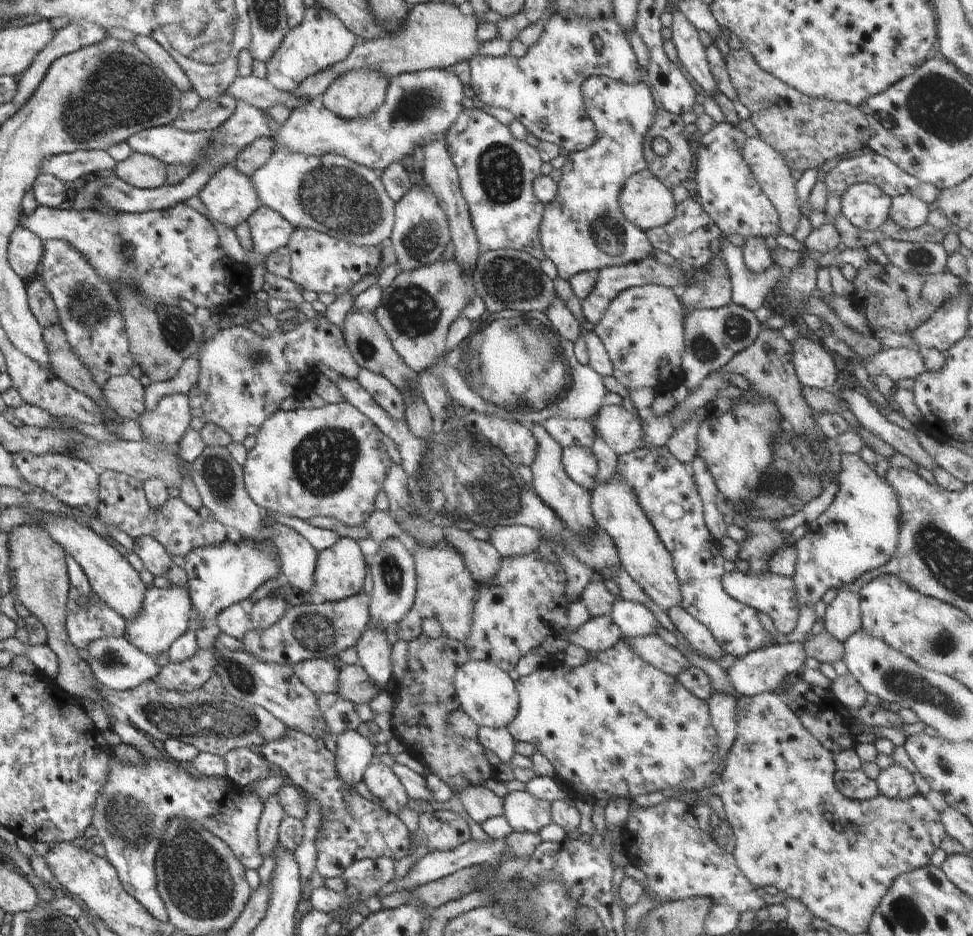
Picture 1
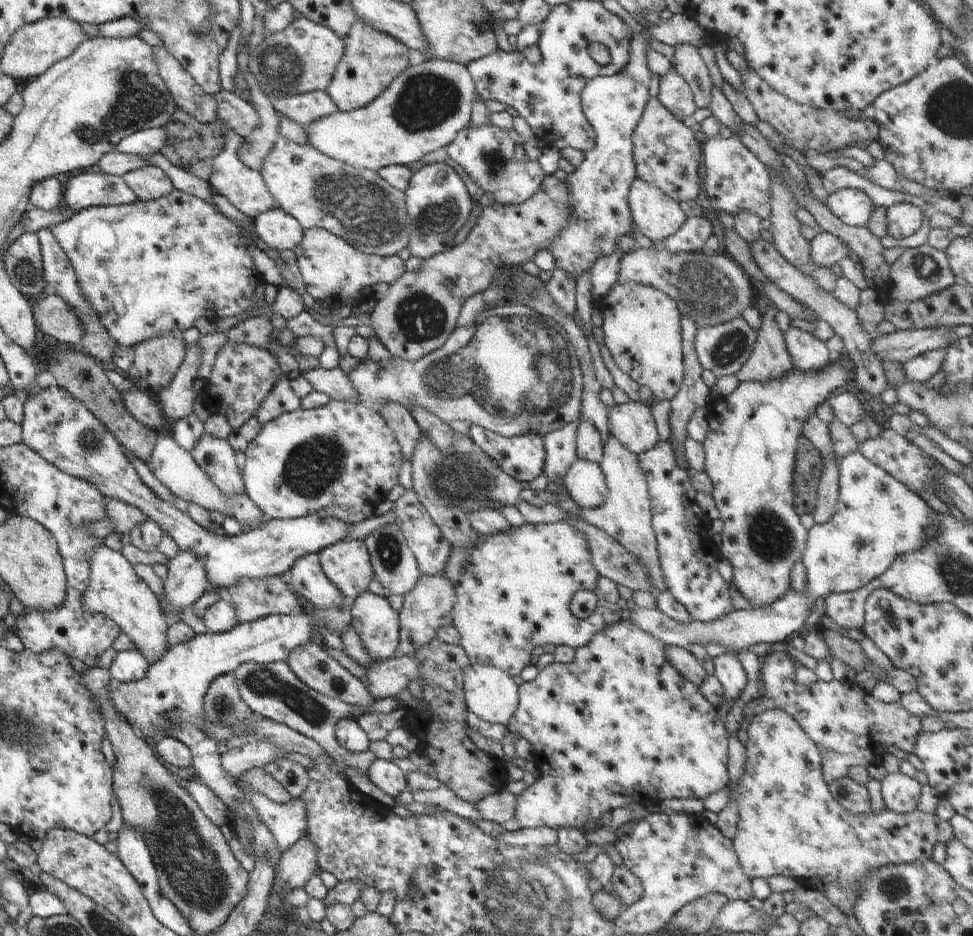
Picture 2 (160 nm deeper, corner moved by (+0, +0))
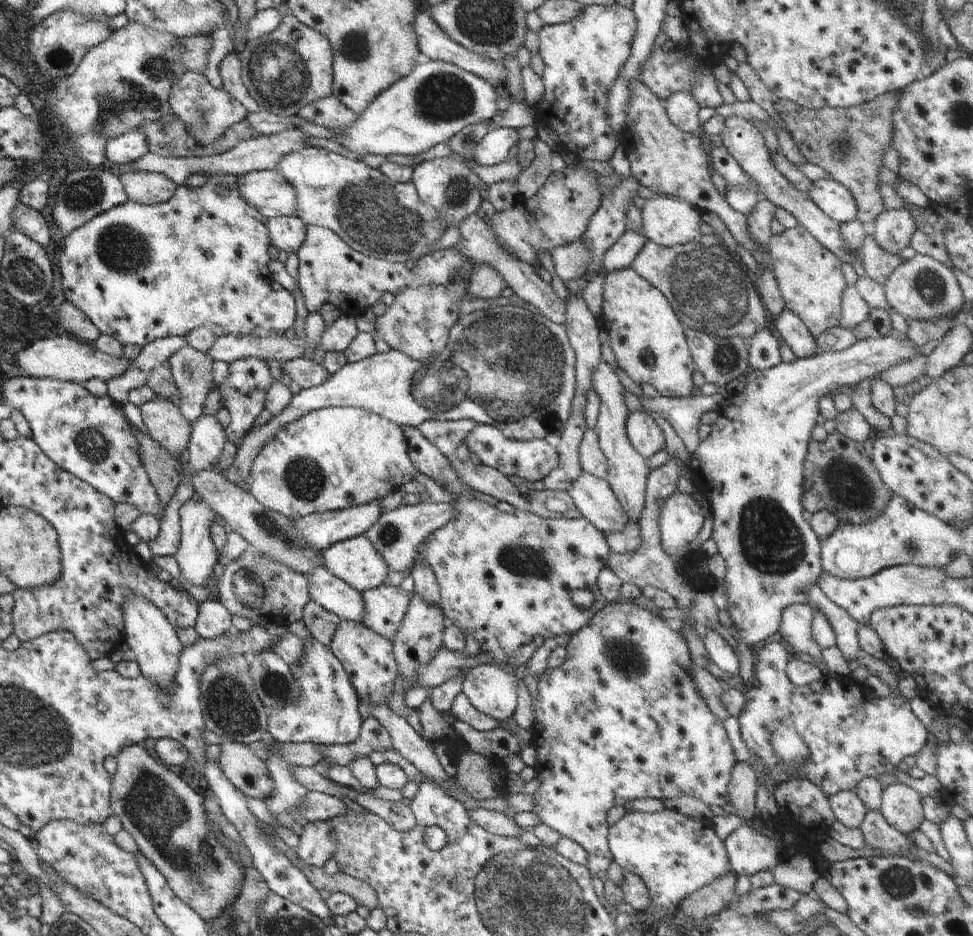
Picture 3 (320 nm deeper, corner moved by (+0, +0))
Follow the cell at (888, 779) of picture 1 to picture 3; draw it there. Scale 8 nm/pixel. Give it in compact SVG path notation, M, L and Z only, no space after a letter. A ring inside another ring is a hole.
M894 783L883 788L880 812L886 822L903 834L914 833L925 820L923 797L903 783Z

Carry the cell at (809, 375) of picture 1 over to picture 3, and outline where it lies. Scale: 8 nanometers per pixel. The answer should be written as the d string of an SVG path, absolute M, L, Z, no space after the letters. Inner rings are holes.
M784 309L778 318L771 320L771 327L780 333L780 339L792 350L797 359L818 355L816 338L790 310Z

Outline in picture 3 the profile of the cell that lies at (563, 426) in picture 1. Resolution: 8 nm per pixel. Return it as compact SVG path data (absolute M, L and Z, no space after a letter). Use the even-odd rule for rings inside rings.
M587 428L579 445L580 465L583 471L598 476L606 481L608 474L607 460L599 446L595 428Z

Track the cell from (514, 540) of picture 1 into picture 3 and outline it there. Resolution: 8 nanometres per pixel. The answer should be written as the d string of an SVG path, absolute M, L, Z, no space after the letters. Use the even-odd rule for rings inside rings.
M427 500L425 503L413 506L400 505L392 512L383 513L363 536L368 538L370 544L374 546L374 550L386 562L389 571L401 573L402 576L407 577L411 574L417 560L420 544L437 529L446 526L452 520L454 520L453 503L433 503Z

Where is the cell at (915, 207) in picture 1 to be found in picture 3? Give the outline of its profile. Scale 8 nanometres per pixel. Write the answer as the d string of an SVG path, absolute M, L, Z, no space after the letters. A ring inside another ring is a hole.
M906 208L887 209L876 218L870 228L876 244L894 255L900 255L903 248L910 247L916 230L915 220Z

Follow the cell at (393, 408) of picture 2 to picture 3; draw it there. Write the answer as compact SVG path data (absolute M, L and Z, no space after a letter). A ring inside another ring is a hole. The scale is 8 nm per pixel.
M400 426L400 430L402 430L404 437L406 438L409 460L412 462L414 469L428 476L428 478L432 479L435 483L444 488L444 490L448 490L448 492L454 496L454 520L452 520L452 522L448 522L446 526L442 526L442 528L437 529L429 536L428 544L426 544L424 548L418 549L416 561L428 562L428 564L430 564L430 568L434 570L436 581L441 588L441 602L439 604L446 616L446 619L449 621L449 624L456 626L458 630L462 630L465 635L473 636L480 645L480 653L486 654L488 658L492 658L494 662L498 662L496 666L500 667L502 670L506 668L506 672L508 672L508 674L516 675L519 671L517 670L517 667L514 666L514 664L516 664L514 654L516 654L517 650L521 649L522 646L533 643L535 636L542 636L545 640L548 638L554 638L554 636L571 637L572 634L576 634L578 630L582 630L584 626L588 626L588 622L590 622L590 620L592 620L592 618L594 618L602 608L606 608L606 606L609 605L609 603L602 597L600 590L598 590L597 577L602 571L602 568L605 568L604 564L606 564L606 558L610 556L611 549L607 544L606 538L604 538L604 534L601 531L599 532L596 529L596 526L590 524L590 522L585 520L583 517L578 519L544 519L536 514L517 509L512 513L501 512L495 506L490 506L490 504L472 496L472 490L460 482L460 478L456 476L456 472L454 472L454 468L450 466L450 462L440 454L440 450L438 450L434 444L431 444L426 438L424 438L424 436L422 436L418 428L413 428L412 426ZM579 589L590 590L590 592L594 594L595 600L594 604L590 606L590 610L580 610L580 608L576 608L576 606L574 606L572 602L572 594L574 593L574 590Z

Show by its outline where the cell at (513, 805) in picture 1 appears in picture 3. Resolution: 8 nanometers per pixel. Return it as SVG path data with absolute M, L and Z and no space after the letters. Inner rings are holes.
M630 602L610 603L588 622L588 626L584 626L582 630L572 634L566 650L568 650L568 658L561 666L547 667L542 674L537 676L538 692L532 698L531 710L535 718L530 731L533 735L530 745L537 751L537 761L533 767L540 775L540 786L532 796L534 798L532 813L538 815L542 823L561 836L578 842L578 845L586 850L587 868L590 870L590 875L606 881L606 872L613 860L607 842L609 834L607 812L611 808L624 806L627 801L636 799L653 798L664 801L682 796L696 798L707 806L724 808L728 804L727 791L730 785L730 774L736 762L735 755L723 721L710 710L710 706L704 703L692 676L690 676L692 666L690 666L691 655L687 643L682 636L678 636L678 632L670 628L668 621L663 620L659 615L651 614Z

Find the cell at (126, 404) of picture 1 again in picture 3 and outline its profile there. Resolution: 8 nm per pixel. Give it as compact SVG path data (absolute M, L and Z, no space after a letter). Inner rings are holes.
M168 399L150 400L140 406L149 436L174 459L185 458L190 442L191 426L180 410Z

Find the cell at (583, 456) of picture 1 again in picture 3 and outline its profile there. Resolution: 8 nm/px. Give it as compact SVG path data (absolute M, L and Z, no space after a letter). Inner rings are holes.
M583 471L578 480L568 488L581 517L603 534L618 532L628 524L628 516L622 510L610 486L602 478Z

